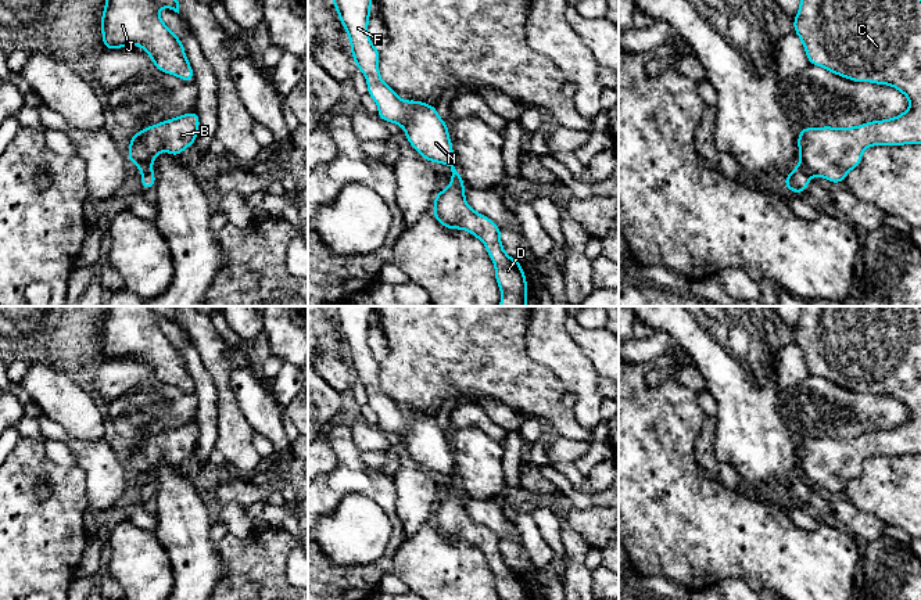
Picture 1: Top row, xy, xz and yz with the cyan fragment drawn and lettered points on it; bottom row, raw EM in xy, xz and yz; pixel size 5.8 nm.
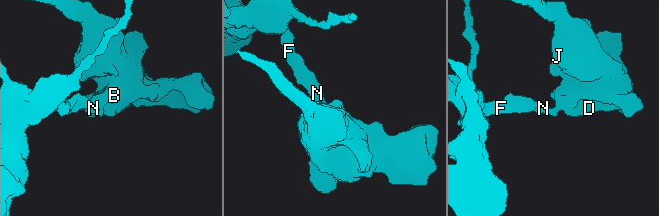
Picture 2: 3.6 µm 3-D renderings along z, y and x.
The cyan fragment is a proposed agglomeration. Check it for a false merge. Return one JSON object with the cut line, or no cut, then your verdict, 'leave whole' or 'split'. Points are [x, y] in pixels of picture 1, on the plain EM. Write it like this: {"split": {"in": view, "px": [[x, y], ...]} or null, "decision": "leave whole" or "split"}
{"split": {"in": "yz", "px": [[801, 474], [812, 485]]}, "decision": "split"}

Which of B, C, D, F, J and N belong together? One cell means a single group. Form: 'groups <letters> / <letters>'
groups B C D J / F N

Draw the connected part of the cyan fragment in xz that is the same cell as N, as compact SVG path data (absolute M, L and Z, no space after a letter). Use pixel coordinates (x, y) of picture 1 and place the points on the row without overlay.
M332 306L332 310L348 344L355 376L366 388L368 405L379 417L377 427L384 432L401 435L412 459L420 463L423 470L449 477L452 492L462 493L463 488L454 477L448 436L437 424L436 416L418 410L404 413L380 388L380 360L372 355L368 345L373 306Z

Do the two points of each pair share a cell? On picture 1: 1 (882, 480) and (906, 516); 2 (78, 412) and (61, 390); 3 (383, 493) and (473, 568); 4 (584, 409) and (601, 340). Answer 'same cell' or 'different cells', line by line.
1: same cell
2: same cell
3: different cells
4: different cells

